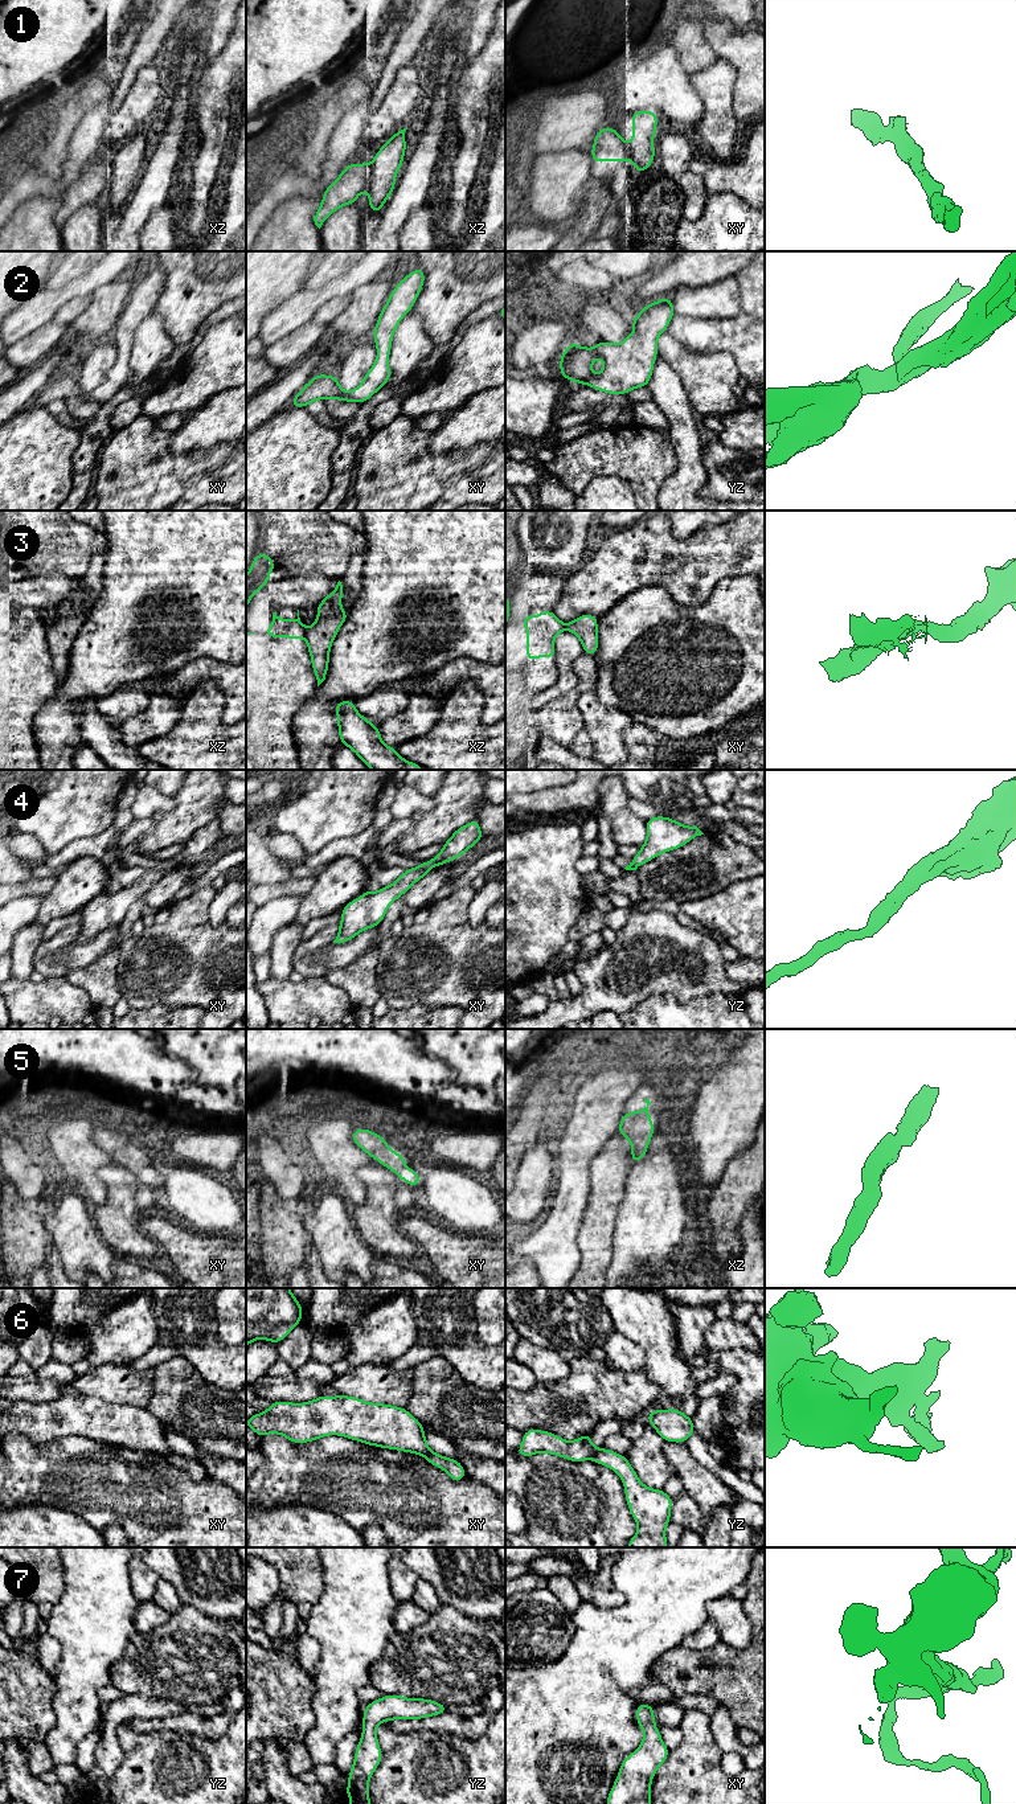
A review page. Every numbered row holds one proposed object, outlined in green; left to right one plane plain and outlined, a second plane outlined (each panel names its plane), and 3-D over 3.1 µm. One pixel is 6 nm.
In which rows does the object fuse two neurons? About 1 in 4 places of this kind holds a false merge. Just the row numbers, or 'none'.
1, 3, 6

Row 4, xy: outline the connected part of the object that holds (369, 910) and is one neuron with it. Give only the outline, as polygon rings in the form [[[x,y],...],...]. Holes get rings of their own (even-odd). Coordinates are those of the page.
[[[474,819],[458,828],[433,860],[406,869],[392,885],[382,886],[374,893],[366,889],[359,899],[348,902],[341,910],[339,934],[333,943],[351,942],[357,934],[378,926],[384,921],[389,906],[402,897],[411,885],[421,881],[433,868],[463,856],[483,836],[479,821]]]

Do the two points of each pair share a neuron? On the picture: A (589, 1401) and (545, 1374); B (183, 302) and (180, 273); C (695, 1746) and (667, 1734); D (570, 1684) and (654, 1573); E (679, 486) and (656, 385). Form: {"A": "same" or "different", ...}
{"A": "different", "B": "same", "C": "different", "D": "same", "E": "same"}

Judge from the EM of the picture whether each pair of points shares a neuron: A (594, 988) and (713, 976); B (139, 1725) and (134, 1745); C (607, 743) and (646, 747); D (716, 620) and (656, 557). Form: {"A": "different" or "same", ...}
{"A": "same", "B": "different", "C": "different", "D": "different"}

